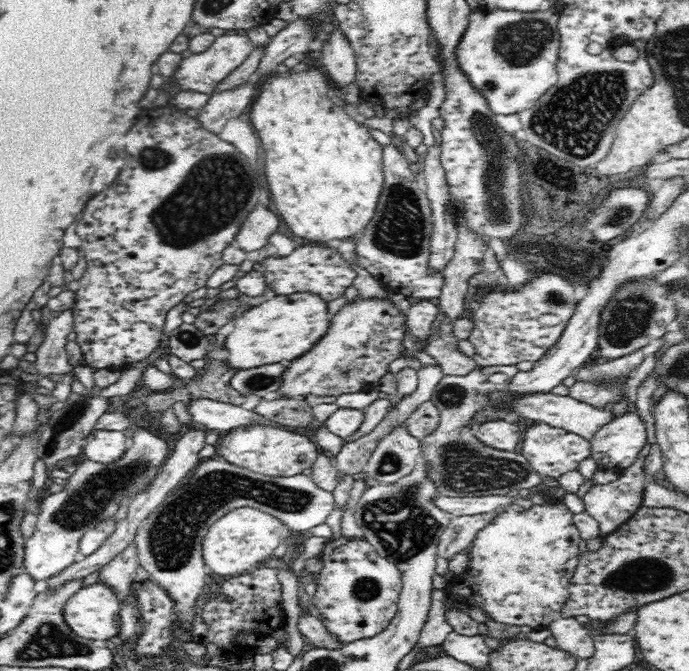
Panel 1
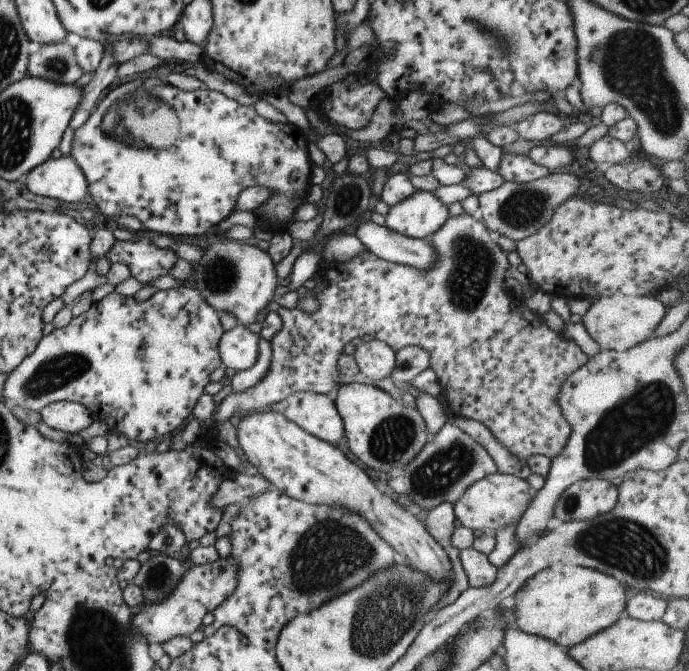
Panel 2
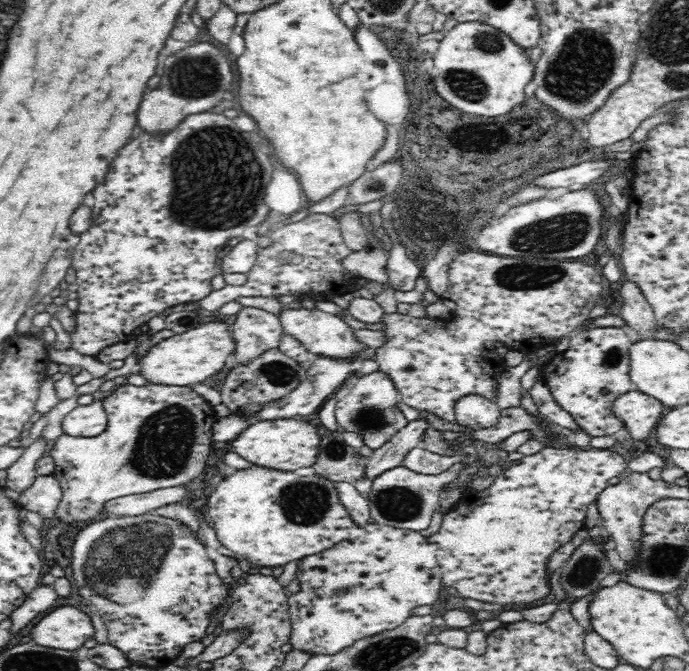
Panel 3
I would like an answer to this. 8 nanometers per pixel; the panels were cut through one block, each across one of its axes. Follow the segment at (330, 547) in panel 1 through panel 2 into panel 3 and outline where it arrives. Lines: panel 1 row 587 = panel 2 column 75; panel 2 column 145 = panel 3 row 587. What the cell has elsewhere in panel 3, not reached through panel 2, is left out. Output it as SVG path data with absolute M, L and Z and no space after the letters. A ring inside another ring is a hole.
M370 522L362 528L366 532L364 542L339 542L320 554L299 559L296 577L300 581L300 591L288 597L292 648L313 654L334 654L349 647L354 641L374 636L385 630L398 628L412 616L412 608L430 606L440 598L443 588L442 571L438 561L438 547L428 542L419 532L402 530L393 526ZM374 544L382 548L374 550Z

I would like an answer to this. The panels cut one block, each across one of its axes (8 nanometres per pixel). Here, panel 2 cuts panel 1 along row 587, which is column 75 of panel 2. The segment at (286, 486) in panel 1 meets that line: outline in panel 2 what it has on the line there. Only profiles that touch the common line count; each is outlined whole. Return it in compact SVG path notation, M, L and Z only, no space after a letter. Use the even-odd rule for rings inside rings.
M62 156L56 160L49 158L40 166L25 174L19 182L34 195L58 200L59 203L81 204L88 193L88 185L71 156Z

